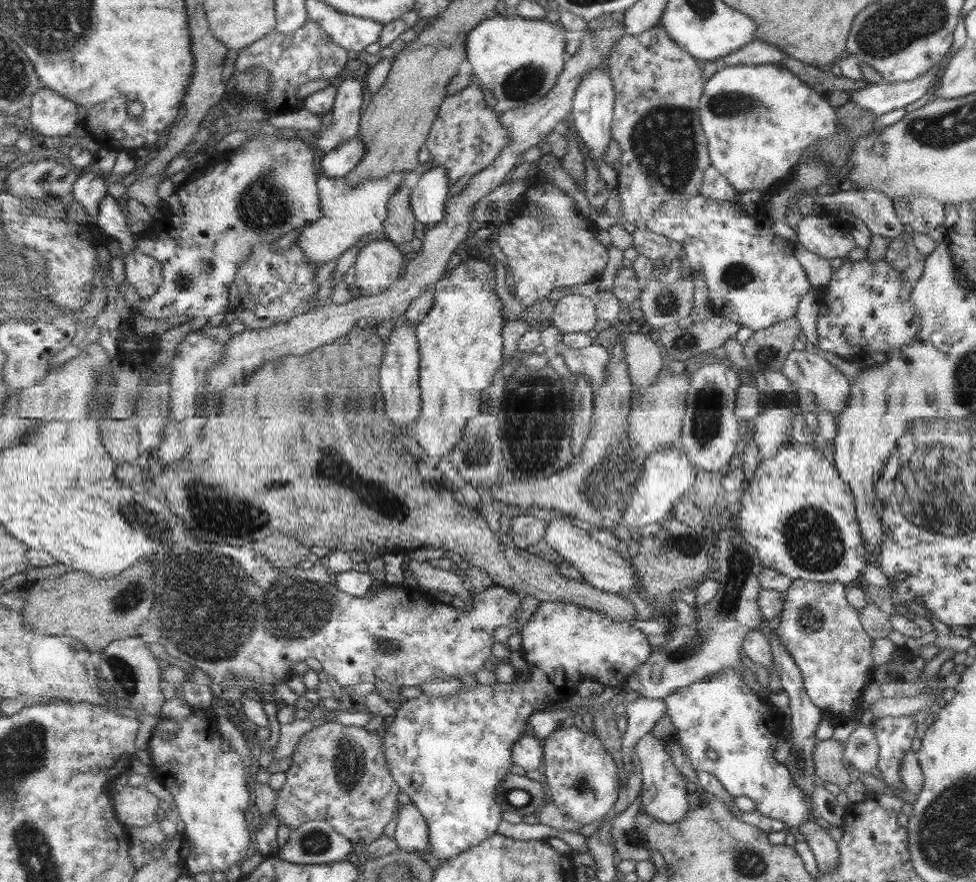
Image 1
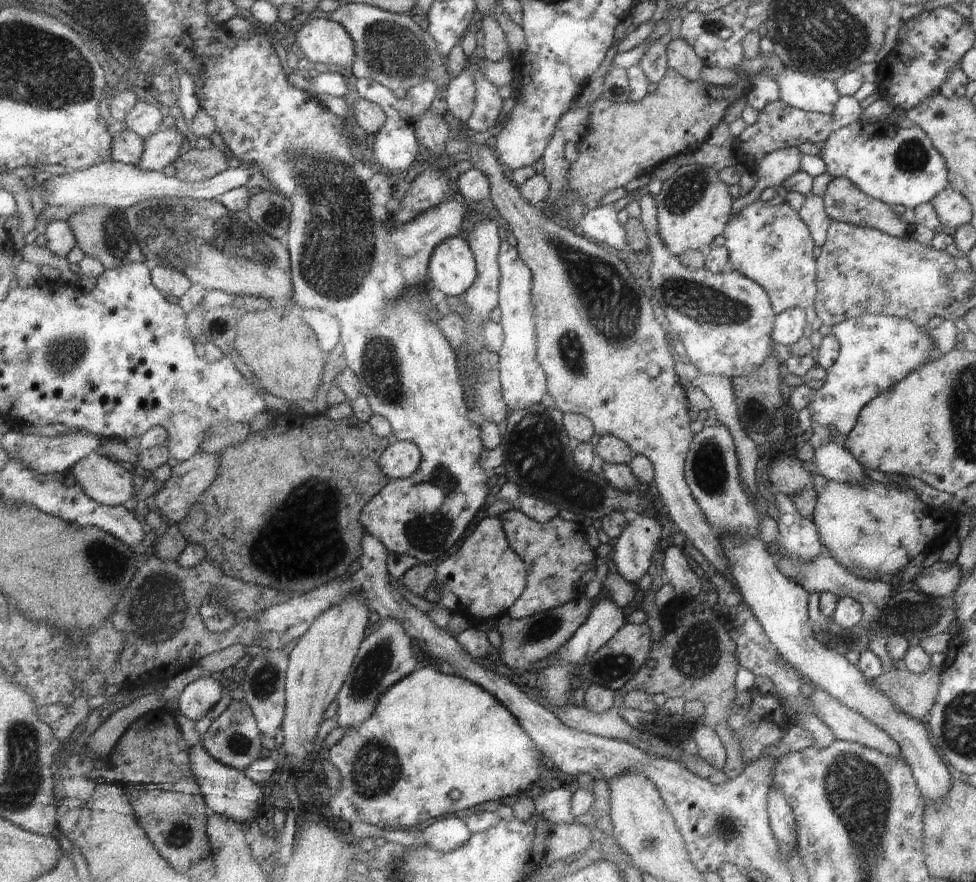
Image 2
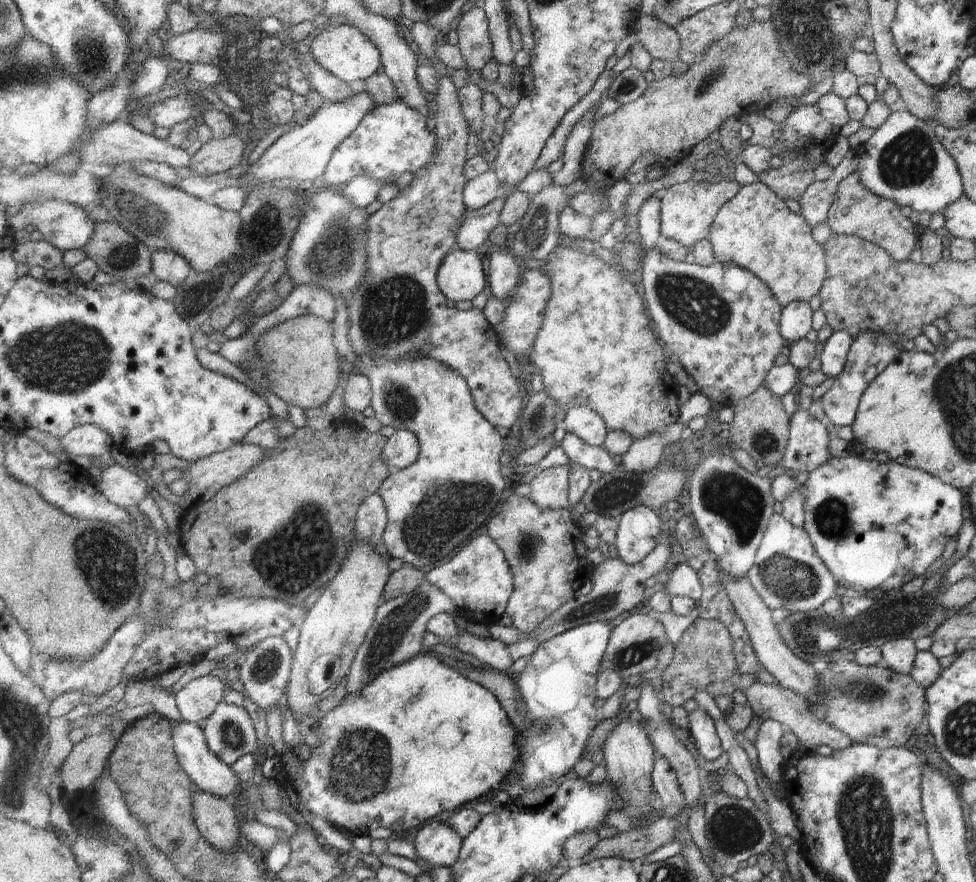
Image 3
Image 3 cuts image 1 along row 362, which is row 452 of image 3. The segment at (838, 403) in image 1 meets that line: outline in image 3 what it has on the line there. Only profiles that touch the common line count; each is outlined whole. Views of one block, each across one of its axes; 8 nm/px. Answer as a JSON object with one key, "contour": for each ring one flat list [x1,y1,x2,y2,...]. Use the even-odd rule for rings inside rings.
{"contour":[[798,410,788,419,788,437,787,444,784,448,781,460,775,465,767,465,767,470,773,471,775,467,784,468,787,472,795,473,809,472,810,470,820,467,822,463,829,460,832,456,827,451,830,433,827,432,824,425,810,417,807,411]]}

